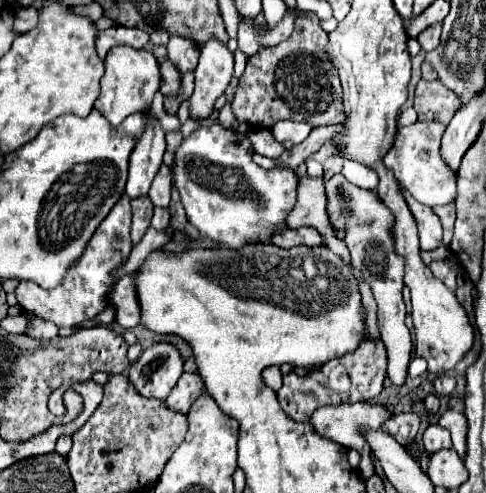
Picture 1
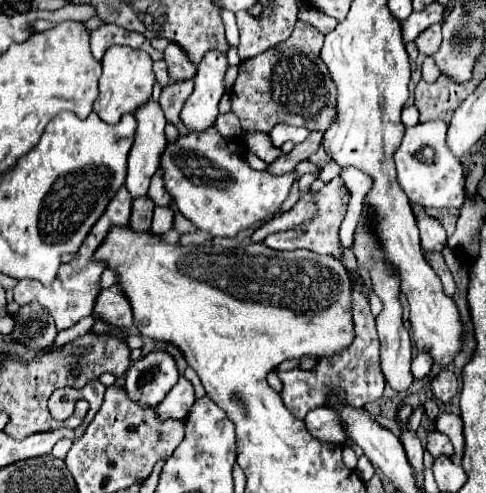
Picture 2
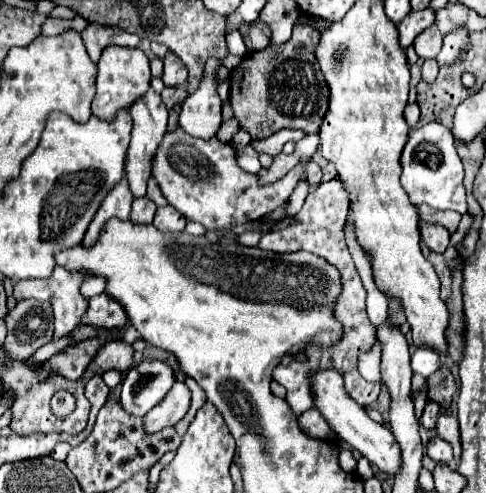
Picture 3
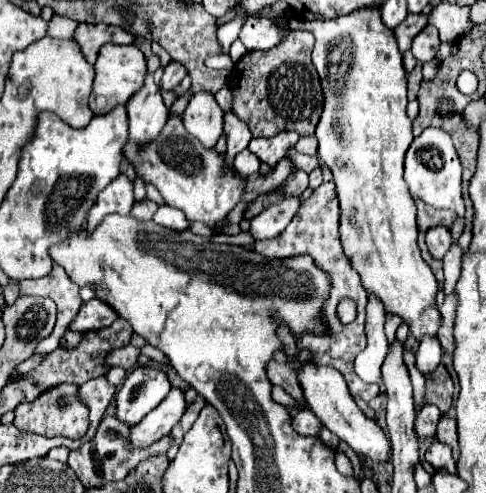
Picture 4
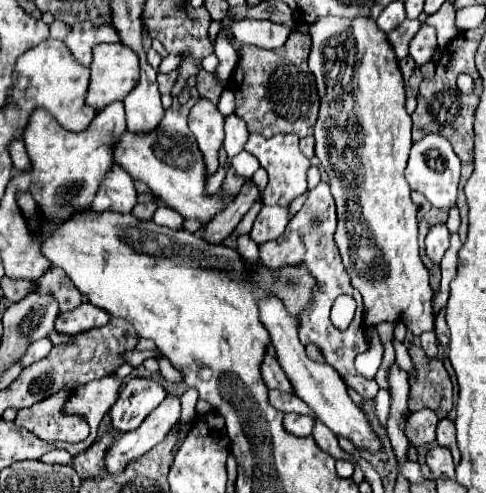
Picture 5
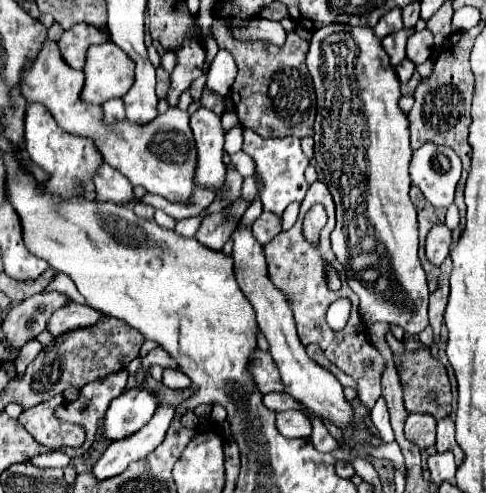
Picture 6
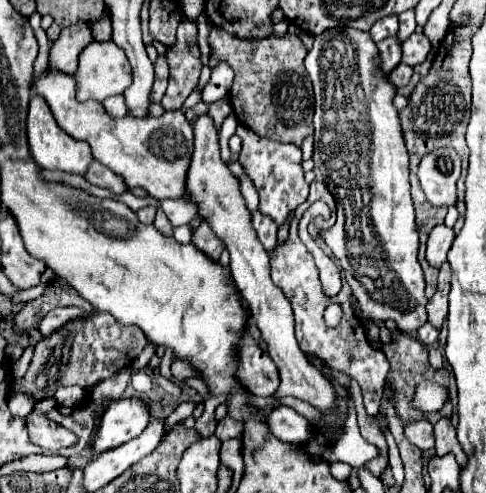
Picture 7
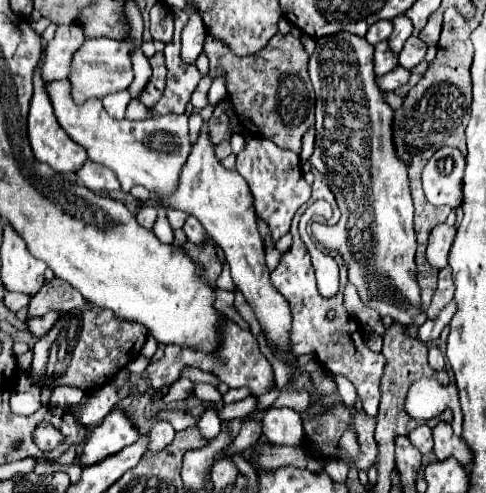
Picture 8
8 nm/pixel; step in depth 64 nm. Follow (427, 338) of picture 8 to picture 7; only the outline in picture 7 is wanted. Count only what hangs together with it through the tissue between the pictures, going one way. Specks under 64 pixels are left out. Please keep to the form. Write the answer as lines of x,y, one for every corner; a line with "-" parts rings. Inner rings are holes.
426,322
420,330
418,330
418,340
426,346
434,344
438,340
438,328
434,328
430,322

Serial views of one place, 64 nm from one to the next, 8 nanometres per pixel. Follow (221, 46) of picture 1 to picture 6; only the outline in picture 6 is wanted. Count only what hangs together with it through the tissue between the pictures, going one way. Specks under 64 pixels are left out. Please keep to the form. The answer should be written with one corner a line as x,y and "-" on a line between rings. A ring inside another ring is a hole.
200,106
190,116
190,128
194,132
198,148
196,184
212,186
216,188
216,192
220,192
226,176
226,168
222,162
222,148
224,148
222,120
210,108

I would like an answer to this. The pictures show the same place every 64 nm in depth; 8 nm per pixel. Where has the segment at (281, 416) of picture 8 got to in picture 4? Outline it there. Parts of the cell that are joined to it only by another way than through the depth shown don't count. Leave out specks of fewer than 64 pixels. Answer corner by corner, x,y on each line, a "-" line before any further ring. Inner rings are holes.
308,408
298,410
294,414
294,430
304,436
318,436
322,430
322,422
318,416
314,416
312,410
308,410

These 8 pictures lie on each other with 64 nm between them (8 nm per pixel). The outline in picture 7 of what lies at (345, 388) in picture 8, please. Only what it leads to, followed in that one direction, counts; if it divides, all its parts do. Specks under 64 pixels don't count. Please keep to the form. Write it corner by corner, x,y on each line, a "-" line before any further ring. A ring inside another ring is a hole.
347,390
347,393
350,401
348,404
348,420
346,420
344,434
340,436
340,440
336,444
332,444
330,448
326,448
326,452
322,456
326,460
330,460
330,462
342,460
342,462
348,462
350,466
358,468
358,466
364,466
366,462
378,458
380,456
380,450
374,444
366,442
360,436
355,404
351,399
351,392

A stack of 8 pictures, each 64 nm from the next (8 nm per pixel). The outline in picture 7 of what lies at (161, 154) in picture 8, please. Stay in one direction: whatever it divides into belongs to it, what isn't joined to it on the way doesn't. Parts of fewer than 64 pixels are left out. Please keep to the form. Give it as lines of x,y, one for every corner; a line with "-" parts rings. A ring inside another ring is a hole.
48,66
48,74
44,70
32,82
32,88
36,94
40,94
46,100
58,126
72,138
88,142
96,160
102,162
104,166
112,168
116,174
120,174
124,178
124,182
128,184
128,188
140,186
152,198
184,198
186,196
186,176
188,176
188,164
192,160
194,138
192,138
192,126
182,110
164,112
158,118
144,118
144,120
138,120
134,116
124,116
122,122
118,122
106,114
101,103
93,100
86,101
84,104
78,102
76,100
76,76
68,76
66,72
56,72
50,66

